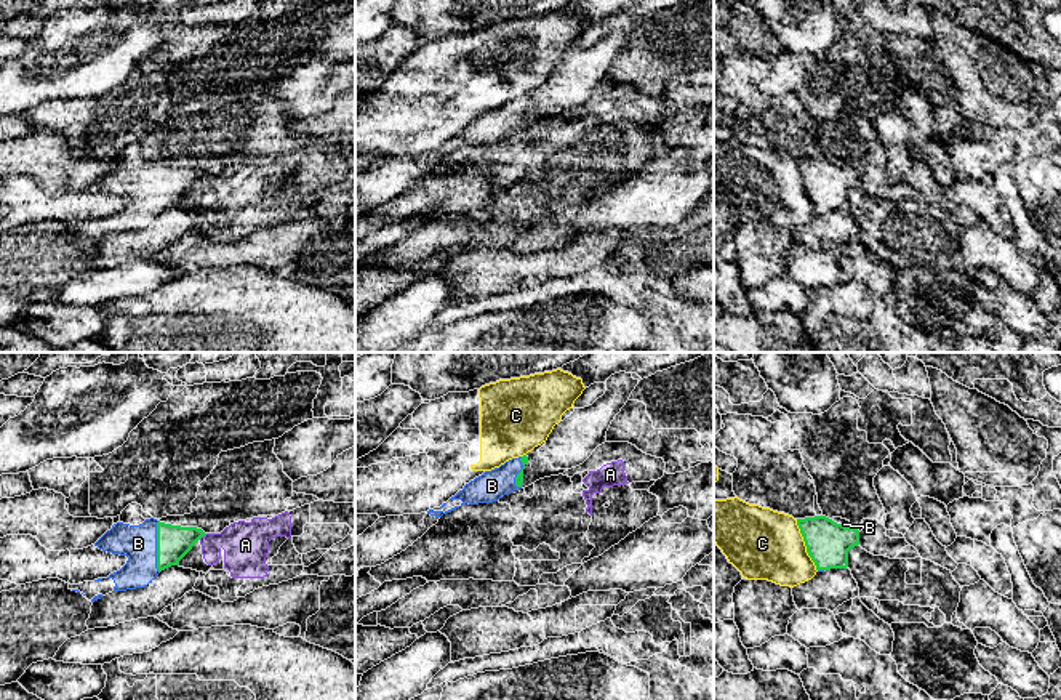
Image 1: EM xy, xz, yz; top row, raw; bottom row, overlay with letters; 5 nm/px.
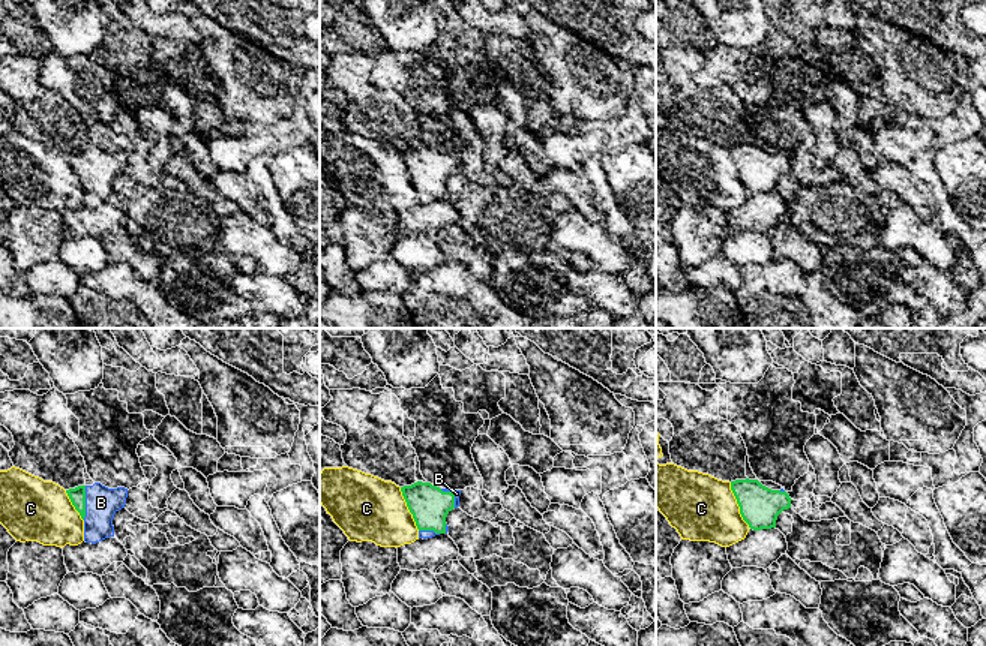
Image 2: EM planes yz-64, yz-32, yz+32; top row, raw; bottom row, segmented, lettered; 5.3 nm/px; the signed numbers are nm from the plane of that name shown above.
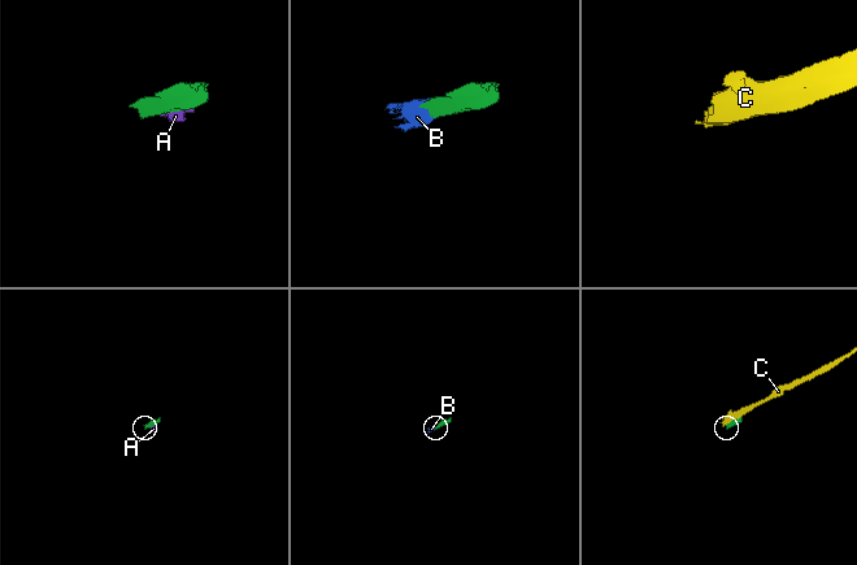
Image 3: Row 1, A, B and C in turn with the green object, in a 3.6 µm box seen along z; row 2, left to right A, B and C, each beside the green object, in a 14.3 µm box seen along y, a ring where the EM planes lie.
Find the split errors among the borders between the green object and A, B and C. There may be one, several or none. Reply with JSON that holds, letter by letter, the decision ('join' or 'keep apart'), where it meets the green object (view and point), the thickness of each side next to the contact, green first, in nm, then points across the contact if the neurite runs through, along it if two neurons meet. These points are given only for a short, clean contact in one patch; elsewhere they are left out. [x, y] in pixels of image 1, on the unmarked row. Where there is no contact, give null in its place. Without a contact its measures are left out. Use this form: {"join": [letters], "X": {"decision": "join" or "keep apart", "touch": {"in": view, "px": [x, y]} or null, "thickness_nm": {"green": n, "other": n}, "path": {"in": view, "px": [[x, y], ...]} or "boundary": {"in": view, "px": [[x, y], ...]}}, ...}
{"join": ["B"], "A": {"decision": "keep apart", "touch": {"in": "xy", "px": [202, 177]}, "thickness_nm": {"green": 180, "other": 220}, "boundary": {"in": "xy", "px": [[207, 175], [199, 180]]}}, "B": {"decision": "join", "touch": {"in": "xy", "px": [157, 188]}, "thickness_nm": {"green": 180, "other": 180}, "path": {"in": "xy", "px": [[173, 183], [157, 188], [138, 185]]}}, "C": {"decision": "keep apart", "touch": {"in": "yz", "px": [805, 186]}, "thickness_nm": {"green": 220, "other": 360}}}

